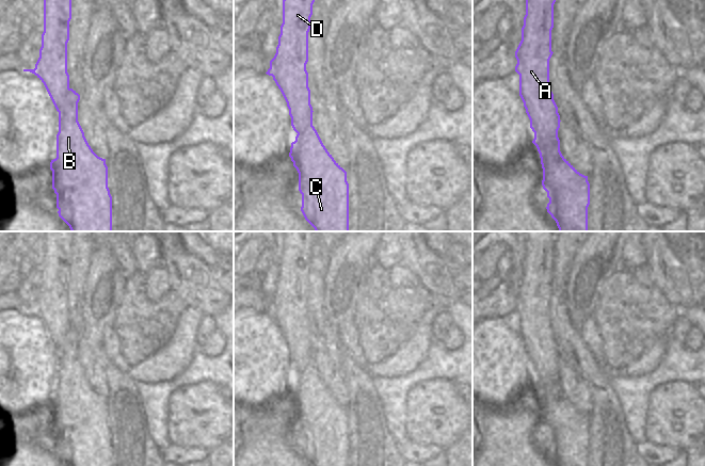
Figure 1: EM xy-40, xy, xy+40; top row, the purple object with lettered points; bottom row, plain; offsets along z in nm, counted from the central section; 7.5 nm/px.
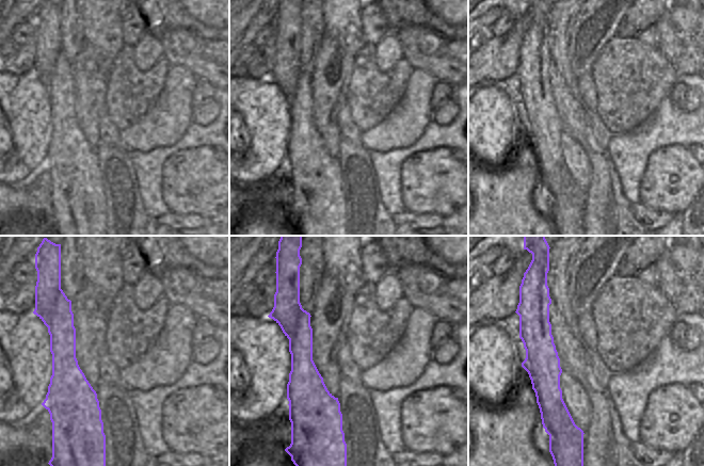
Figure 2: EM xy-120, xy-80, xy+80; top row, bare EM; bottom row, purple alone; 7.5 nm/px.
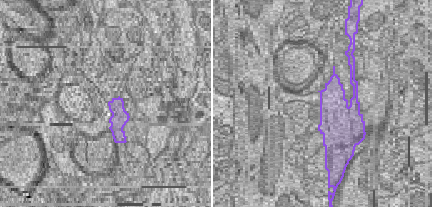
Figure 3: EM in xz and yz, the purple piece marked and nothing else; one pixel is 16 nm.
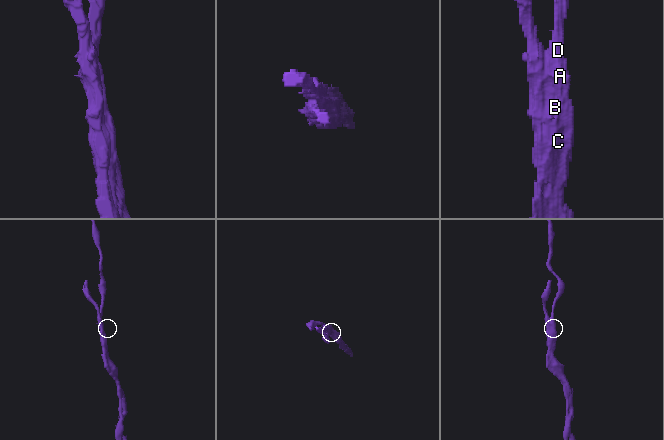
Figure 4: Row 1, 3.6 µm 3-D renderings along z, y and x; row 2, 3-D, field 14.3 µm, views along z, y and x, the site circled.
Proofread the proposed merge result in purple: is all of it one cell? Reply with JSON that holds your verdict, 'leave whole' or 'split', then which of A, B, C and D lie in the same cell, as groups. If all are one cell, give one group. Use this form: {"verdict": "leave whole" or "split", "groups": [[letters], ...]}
{"verdict": "split", "groups": [["A", "D"], ["B", "C"]]}

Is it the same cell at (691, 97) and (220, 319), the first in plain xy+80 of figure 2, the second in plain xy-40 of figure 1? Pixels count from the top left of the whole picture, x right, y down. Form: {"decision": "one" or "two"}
{"decision": "two"}

